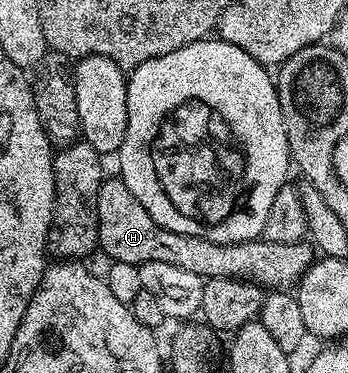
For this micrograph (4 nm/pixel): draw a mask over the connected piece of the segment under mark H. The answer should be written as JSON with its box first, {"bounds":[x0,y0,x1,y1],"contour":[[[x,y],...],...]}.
{"bounds":[98,176,314,291],"contour":[[[119,176],[105,177],[98,192],[98,236],[99,249],[105,250],[111,261],[122,264],[134,264],[140,267],[144,262],[158,264],[174,264],[174,268],[186,268],[186,272],[194,272],[194,276],[202,279],[239,278],[245,283],[261,282],[269,291],[292,288],[314,261],[314,250],[307,241],[301,240],[290,244],[277,242],[235,242],[234,244],[218,244],[214,240],[206,240],[202,236],[186,236],[178,232],[170,232],[162,228],[142,208],[138,196],[126,188],[123,178]]]}

